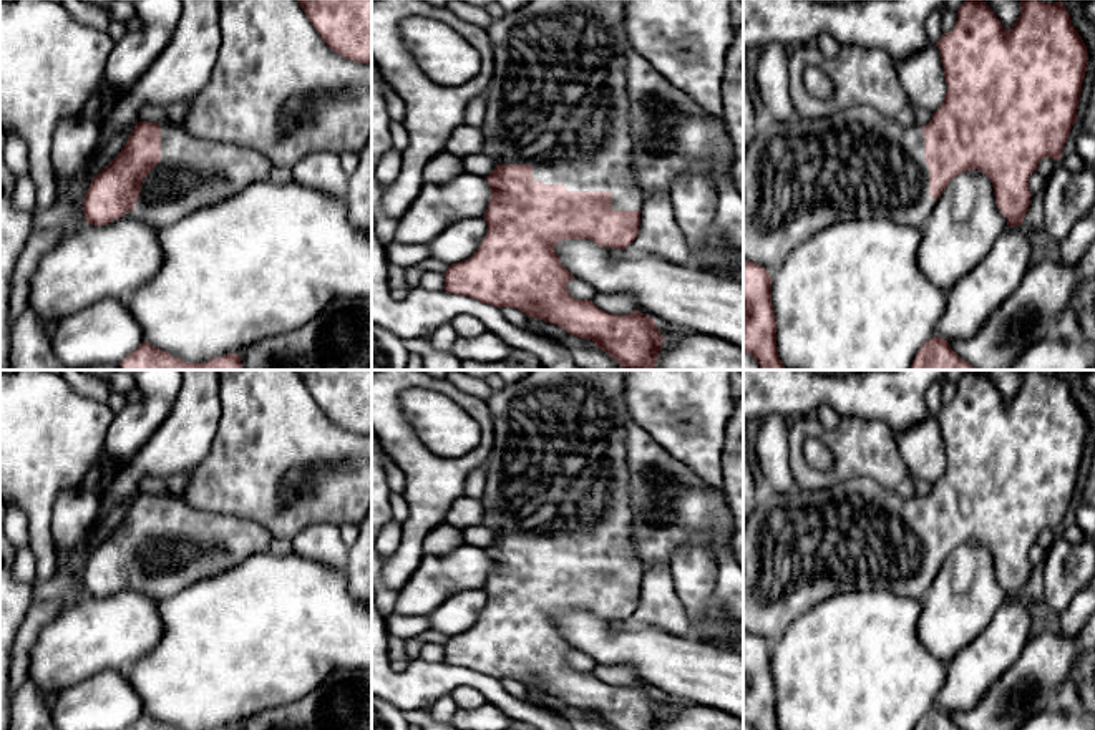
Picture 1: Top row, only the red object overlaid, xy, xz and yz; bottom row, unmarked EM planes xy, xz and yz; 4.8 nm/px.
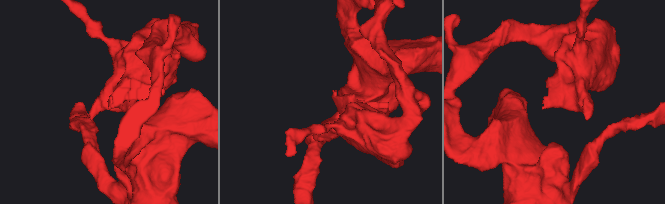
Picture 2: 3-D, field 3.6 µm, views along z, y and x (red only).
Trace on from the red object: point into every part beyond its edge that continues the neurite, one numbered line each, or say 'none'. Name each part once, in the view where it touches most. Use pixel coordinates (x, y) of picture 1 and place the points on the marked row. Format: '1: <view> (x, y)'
1: xz (558, 100)

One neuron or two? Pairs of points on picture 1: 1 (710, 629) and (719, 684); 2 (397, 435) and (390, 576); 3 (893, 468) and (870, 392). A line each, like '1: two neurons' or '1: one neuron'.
1: two neurons
2: one neuron
3: two neurons

